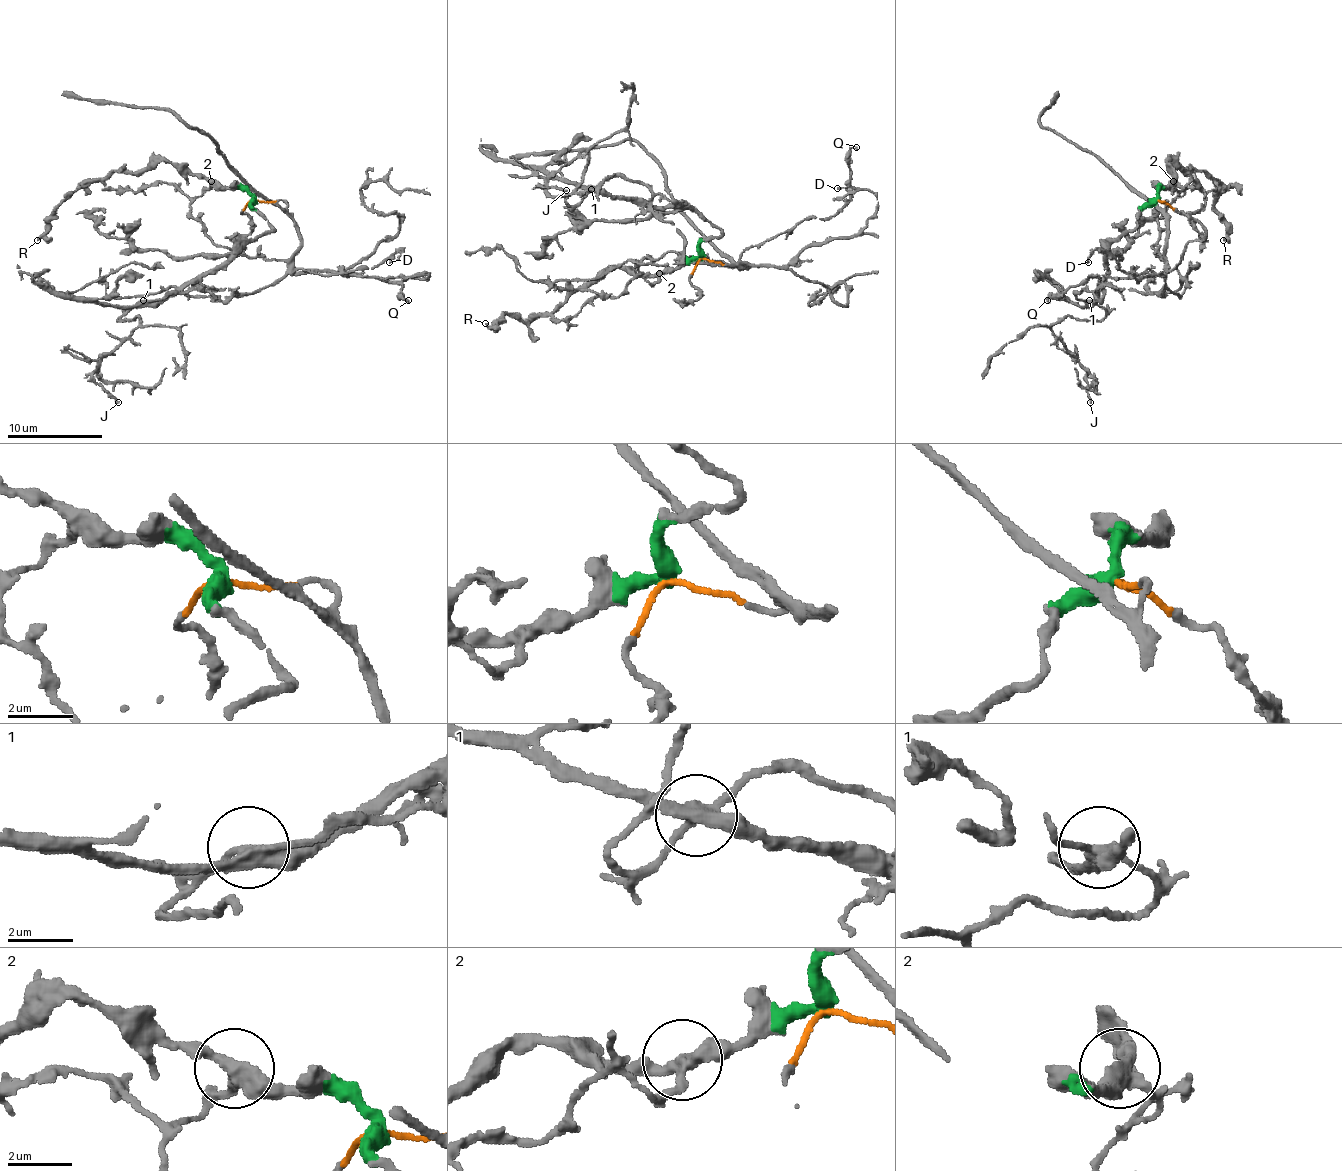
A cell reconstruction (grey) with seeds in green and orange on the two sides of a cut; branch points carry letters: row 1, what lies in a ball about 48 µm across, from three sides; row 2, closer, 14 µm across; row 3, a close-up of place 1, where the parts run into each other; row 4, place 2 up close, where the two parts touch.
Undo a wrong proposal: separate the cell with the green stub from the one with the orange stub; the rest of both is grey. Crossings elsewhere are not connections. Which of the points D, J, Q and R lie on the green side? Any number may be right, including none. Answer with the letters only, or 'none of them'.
R

